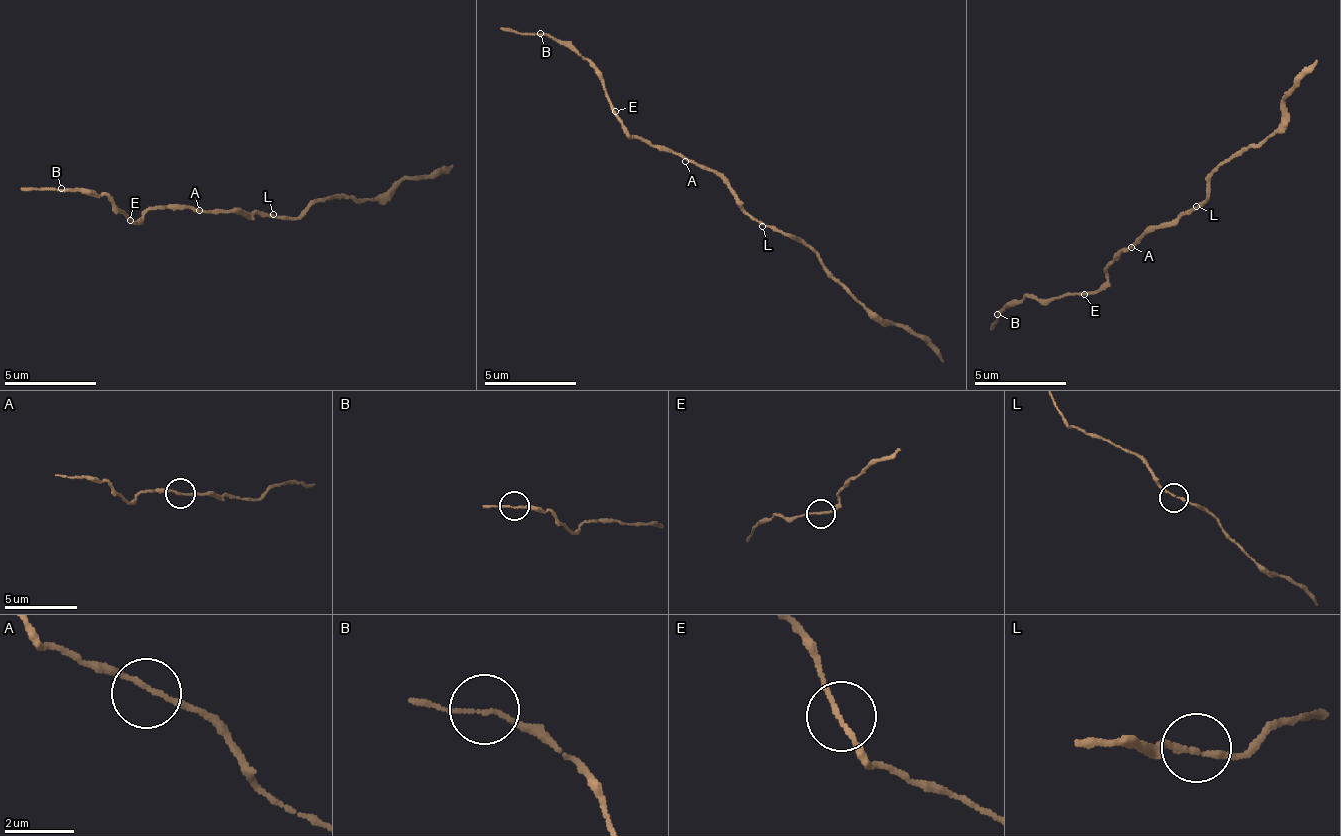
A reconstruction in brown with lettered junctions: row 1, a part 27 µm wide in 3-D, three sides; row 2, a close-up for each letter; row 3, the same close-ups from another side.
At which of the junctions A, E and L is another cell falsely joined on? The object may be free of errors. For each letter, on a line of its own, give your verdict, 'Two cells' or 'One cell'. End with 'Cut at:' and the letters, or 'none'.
A: One cell
E: Two cells
L: One cell
Cut at: E

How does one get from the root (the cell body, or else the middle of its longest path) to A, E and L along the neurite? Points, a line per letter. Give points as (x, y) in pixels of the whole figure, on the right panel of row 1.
A: (1152, 231), (1131, 247)
E: (1152, 231), (1142, 241), (1121, 250), (1120, 256), (1115, 257), (1105, 272), (1104, 279), (1085, 296)
L: (1152, 231), (1167, 227), (1177, 216), (1191, 211), (1196, 206)

